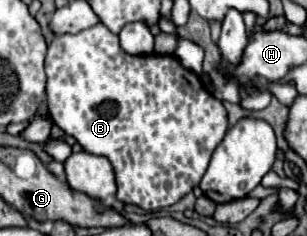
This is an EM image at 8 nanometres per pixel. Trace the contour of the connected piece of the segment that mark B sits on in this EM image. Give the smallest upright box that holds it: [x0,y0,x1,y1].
[45,23,227,211]

